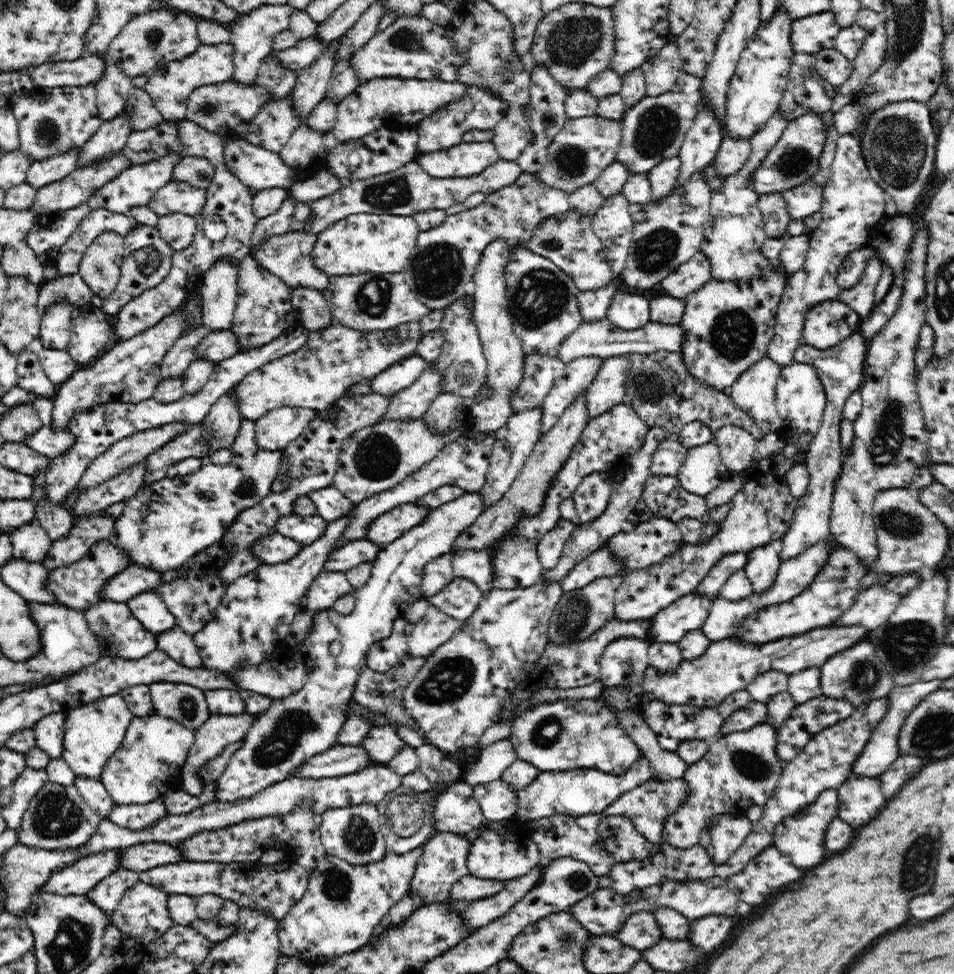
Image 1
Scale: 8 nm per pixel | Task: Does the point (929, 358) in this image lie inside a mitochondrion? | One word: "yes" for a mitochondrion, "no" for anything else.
no

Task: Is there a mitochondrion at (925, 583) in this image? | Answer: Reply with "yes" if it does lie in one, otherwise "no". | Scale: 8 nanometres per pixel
no

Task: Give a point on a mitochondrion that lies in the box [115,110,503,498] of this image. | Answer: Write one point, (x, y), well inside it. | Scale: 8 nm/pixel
(438, 268)

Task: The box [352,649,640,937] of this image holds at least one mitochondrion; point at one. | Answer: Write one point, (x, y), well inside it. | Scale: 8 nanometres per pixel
(450, 679)

